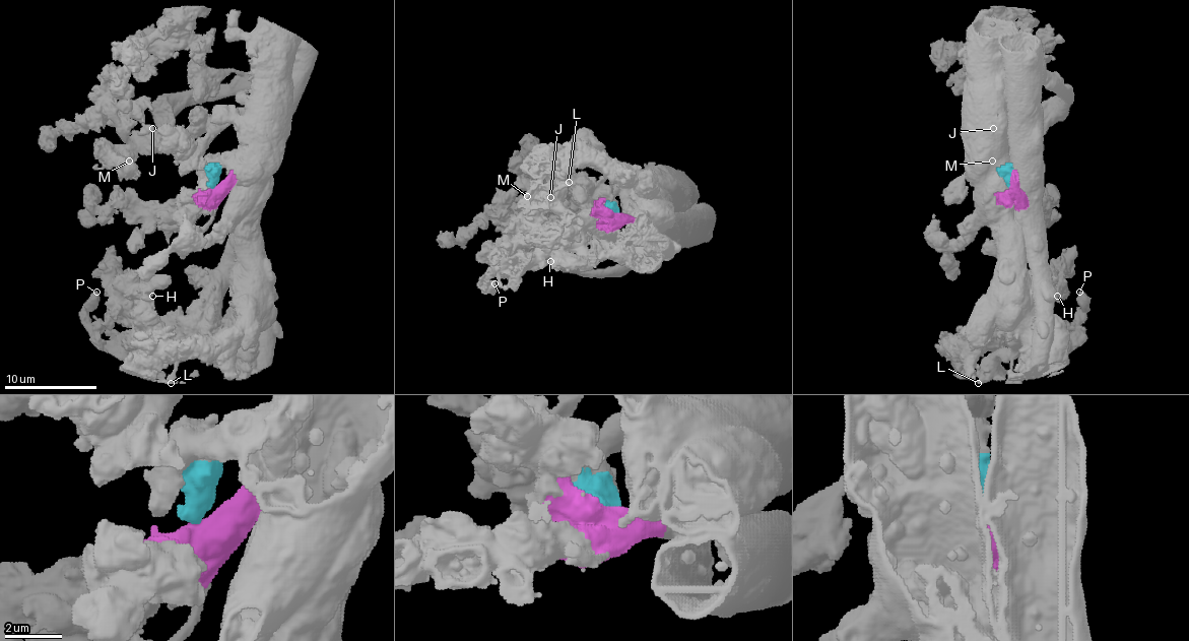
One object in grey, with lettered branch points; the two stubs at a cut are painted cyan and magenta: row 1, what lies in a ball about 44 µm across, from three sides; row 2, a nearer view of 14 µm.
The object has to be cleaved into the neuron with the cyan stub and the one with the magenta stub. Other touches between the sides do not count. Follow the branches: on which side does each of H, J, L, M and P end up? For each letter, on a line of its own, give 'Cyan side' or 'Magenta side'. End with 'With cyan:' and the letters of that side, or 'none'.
H: Magenta side
J: Magenta side
L: Magenta side
M: Magenta side
P: Magenta side
With cyan: none

